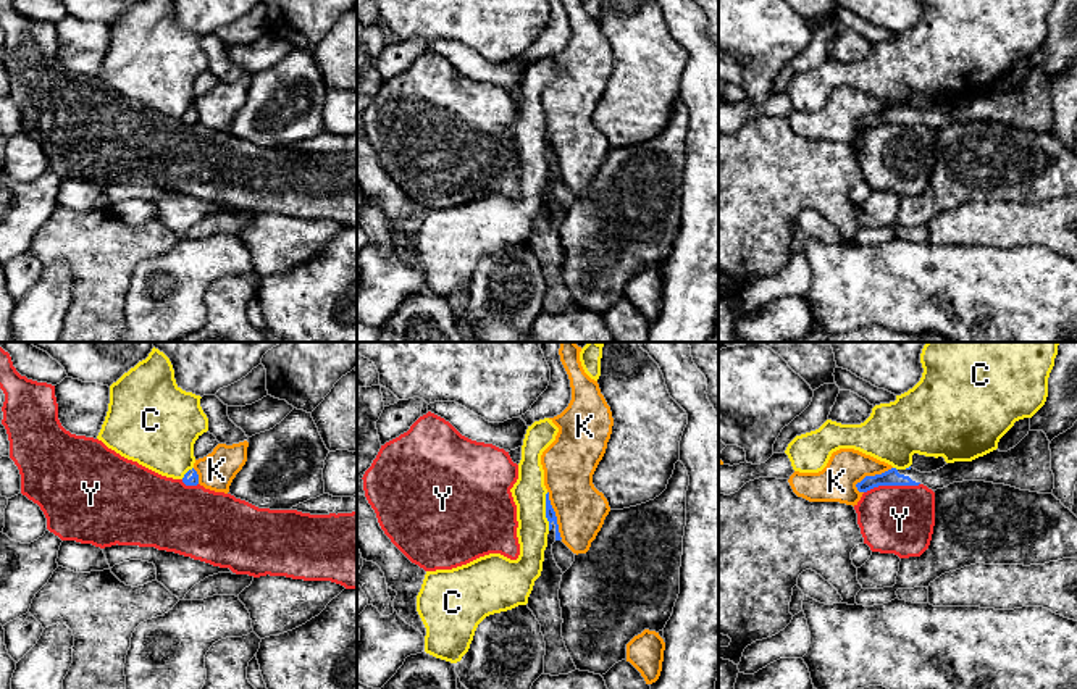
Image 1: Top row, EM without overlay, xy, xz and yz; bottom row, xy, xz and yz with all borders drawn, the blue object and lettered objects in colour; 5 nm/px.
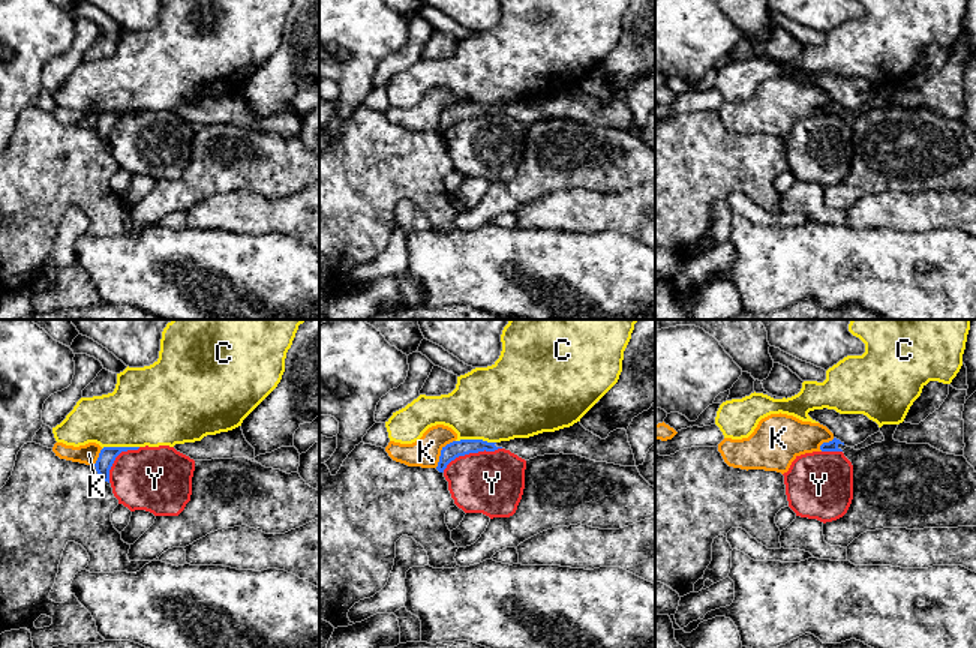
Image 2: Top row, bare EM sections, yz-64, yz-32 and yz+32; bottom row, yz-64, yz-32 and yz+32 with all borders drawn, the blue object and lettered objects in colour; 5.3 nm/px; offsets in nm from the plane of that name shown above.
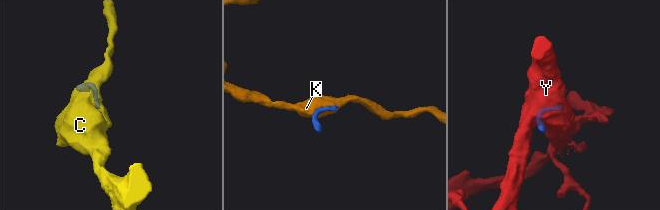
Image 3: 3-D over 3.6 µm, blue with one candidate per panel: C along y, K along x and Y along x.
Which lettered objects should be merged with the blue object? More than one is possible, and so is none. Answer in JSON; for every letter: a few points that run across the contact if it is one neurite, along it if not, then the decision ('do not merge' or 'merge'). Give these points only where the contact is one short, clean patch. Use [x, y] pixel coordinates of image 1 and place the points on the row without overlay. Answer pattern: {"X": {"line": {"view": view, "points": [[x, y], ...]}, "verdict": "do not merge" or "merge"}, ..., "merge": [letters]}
{"C": {"line": {"view": "xz", "points": [[546, 131], [549, 168]]}, "verdict": "do not merge"}, "K": {"line": {"view": "yz", "points": [[892, 105], [880, 112], [866, 113], [856, 123], [856, 128]]}, "verdict": "do not merge"}, "Y": {"verdict": "do not merge"}, "merge": []}

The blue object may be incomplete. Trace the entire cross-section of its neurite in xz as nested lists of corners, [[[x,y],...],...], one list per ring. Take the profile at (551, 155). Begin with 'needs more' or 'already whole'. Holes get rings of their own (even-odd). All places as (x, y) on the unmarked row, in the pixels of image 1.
needs more | [[[546,132],[546,157],[549,160],[547,186],[544,189],[544,200],[541,215],[534,219],[533,229],[528,236],[528,247],[533,250],[541,263],[541,271],[546,281],[544,313],[559,315],[576,308],[562,276],[562,247],[559,239],[559,228],[562,219],[562,208],[557,205],[552,194],[552,182],[560,179],[555,150]]]

